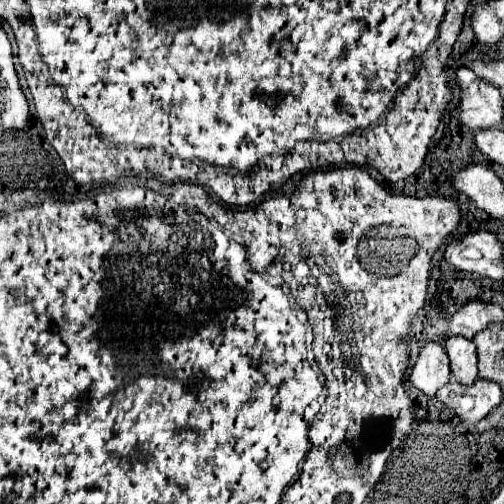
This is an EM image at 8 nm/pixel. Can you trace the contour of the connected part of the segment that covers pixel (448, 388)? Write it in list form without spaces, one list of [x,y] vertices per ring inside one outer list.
[[[477,378],[469,386],[451,380],[437,390],[437,398],[465,424],[475,424],[501,404],[503,390],[497,382],[489,382],[485,378]]]

